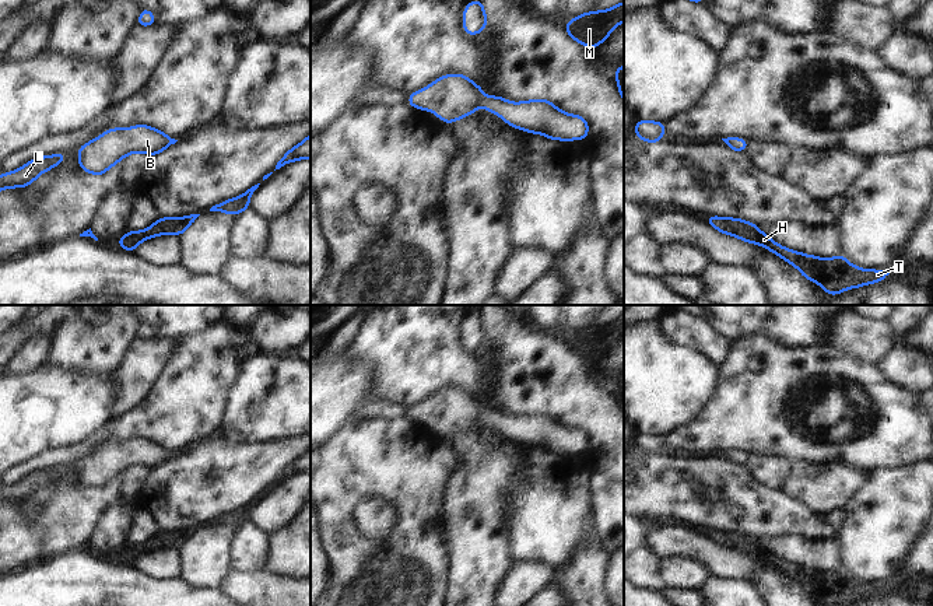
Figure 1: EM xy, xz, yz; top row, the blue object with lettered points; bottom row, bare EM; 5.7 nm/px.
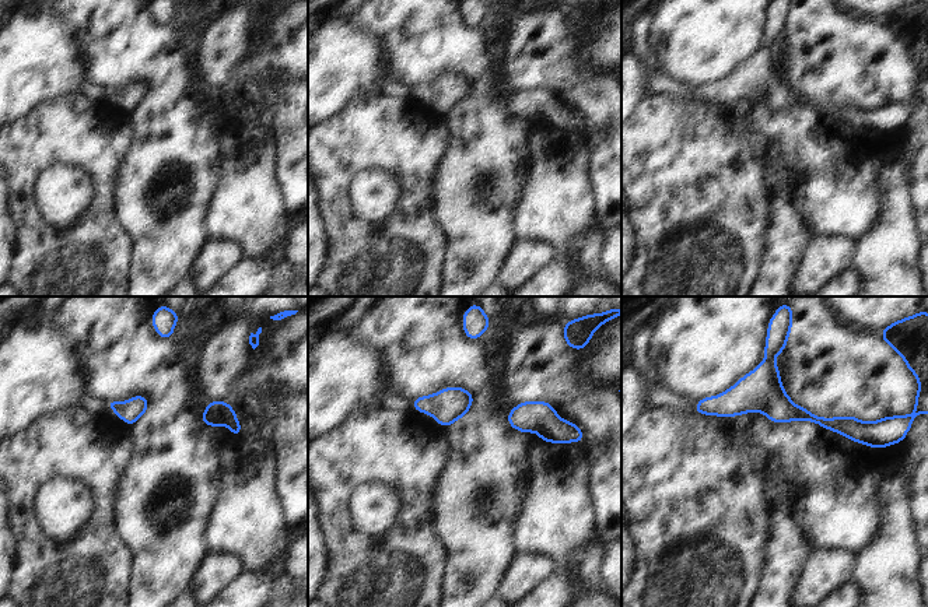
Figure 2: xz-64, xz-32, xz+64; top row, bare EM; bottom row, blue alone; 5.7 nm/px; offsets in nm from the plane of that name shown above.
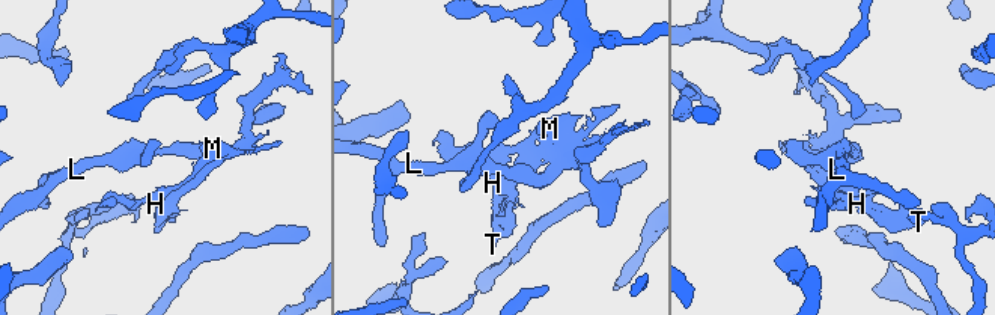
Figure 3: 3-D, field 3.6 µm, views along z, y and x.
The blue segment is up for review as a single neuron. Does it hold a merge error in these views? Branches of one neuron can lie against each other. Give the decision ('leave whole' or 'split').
leave whole

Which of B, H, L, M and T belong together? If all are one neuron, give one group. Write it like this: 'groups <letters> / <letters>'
groups B H L M T

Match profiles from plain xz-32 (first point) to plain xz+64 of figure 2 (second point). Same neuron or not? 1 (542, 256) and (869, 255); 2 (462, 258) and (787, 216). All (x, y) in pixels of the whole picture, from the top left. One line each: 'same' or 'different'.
1: different
2: same

